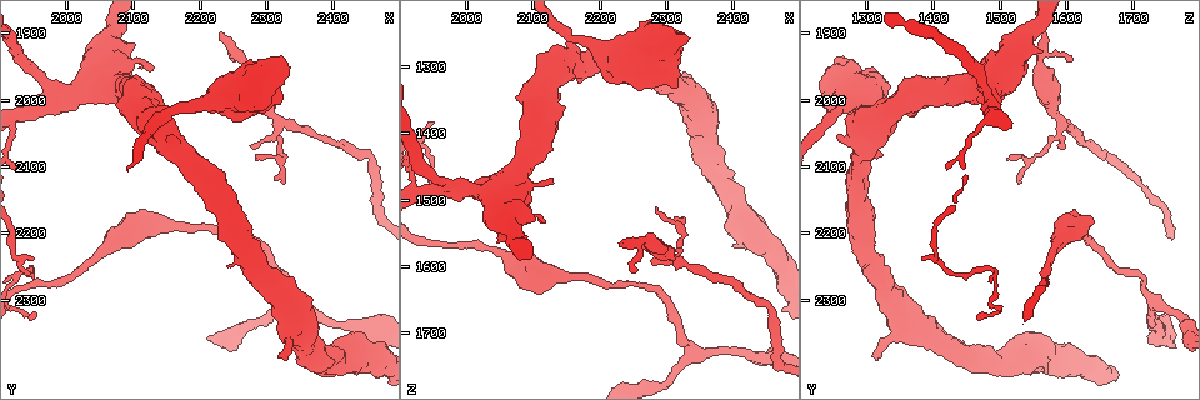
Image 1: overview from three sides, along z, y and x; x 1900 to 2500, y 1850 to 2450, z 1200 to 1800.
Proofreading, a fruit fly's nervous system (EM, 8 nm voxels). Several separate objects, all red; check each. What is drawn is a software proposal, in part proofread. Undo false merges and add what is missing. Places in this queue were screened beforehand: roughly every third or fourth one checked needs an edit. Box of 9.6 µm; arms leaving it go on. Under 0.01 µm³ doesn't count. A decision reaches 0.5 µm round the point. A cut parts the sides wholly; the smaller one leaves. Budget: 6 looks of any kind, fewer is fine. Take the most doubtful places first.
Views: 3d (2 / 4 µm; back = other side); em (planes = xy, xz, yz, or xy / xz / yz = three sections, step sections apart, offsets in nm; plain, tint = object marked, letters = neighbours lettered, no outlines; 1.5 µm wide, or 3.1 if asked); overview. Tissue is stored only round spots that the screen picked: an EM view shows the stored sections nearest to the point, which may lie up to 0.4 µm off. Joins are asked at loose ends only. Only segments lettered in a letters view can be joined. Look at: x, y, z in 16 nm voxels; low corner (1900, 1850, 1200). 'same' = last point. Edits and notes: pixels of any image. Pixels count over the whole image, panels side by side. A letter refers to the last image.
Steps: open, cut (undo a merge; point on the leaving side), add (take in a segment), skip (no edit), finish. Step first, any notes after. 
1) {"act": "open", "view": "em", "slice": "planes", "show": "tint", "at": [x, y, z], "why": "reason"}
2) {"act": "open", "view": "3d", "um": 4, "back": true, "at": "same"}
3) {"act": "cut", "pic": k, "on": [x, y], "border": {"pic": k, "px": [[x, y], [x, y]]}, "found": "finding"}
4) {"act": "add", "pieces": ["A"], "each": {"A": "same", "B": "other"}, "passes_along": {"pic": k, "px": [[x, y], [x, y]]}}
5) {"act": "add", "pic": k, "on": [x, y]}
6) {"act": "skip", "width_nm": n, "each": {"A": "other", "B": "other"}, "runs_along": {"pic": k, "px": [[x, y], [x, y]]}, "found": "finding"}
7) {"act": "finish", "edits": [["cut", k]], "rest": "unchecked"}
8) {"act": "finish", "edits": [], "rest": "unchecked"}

{"act": "open", "view": "3d", "um": 4, "at": [2450, 2340, 1735], "why": "calibre changes"}

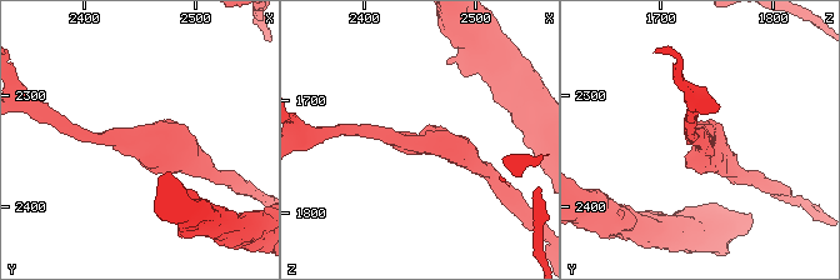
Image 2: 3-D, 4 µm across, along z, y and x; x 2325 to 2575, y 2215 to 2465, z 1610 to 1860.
{"act": "open", "view": "em", "slice": "planes", "show": "letters", "at": [2450, 2342, 1740]}

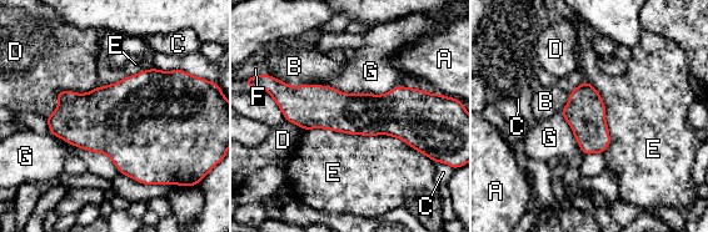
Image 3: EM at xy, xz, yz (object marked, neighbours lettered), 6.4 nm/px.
{"act": "skip", "longest_contact_nm": ["E", 800], "each": {"A": "other", "B": "other", "C": "other", "D": "other", "E": "other", "F": "other", "G": "other"}, "border": {"pic": 3, "px": [[305, 129], [392, 135], [428, 157]]}, "found": "continuous, no second neuron"}

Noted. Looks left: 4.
{"act": "open", "view": "em", "slice": "planes", "show": "letters", "at": [2325, 2385, 1310], "why": "branch stops here"}

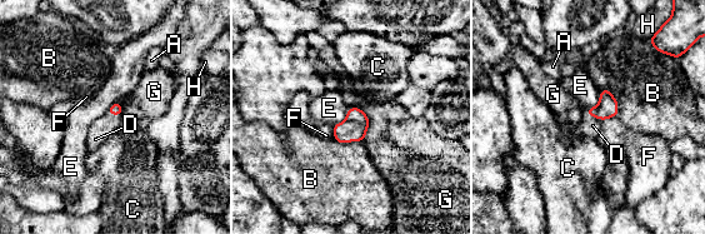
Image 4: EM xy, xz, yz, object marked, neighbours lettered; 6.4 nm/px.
{"act": "add", "pieces": ["D"], "each": {"A": "other", "B": "other", "C": "other", "D": "same", "E": "other", "F": "other", "G": "other", "H": "other"}, "found": "the neuron continues"}

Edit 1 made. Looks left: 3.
{"act": "open", "view": "3d", "um": 2, "at": [2255, 1940, 1610], "why": "an open end"}

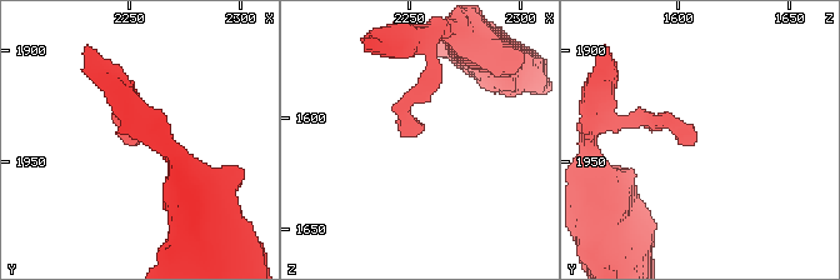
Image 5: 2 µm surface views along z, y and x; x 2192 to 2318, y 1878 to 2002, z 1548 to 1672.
{"act": "open", "view": "em", "slice": "planes", "show": "plain", "at": [2253, 1940, 1607], "why": "shape alone is not enough"}

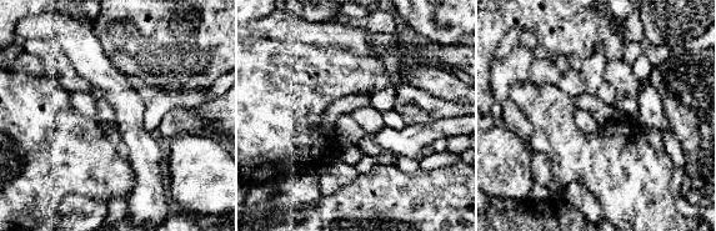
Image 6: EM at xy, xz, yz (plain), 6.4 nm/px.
{"act": "open", "view": "em", "slice": "planes", "show": "letters", "at": "same", "why": "see the neighbours"}

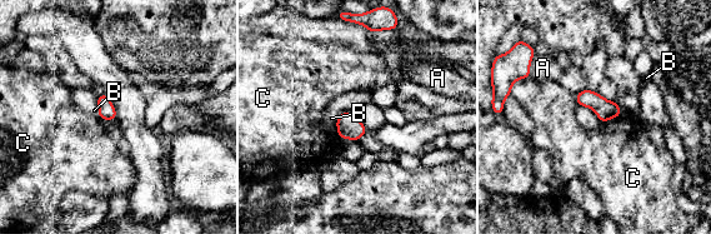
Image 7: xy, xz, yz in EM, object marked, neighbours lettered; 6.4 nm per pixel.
{"act": "skip", "each": {"A": "other", "B": "other", "C": "other"}, "border": {"pic": 7, "px": [[621, 113], [601, 123]]}, "found": "none of them fits"}

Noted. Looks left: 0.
{"act": "finish", "edits": [["add", 4]], "rest": "unchecked"}

